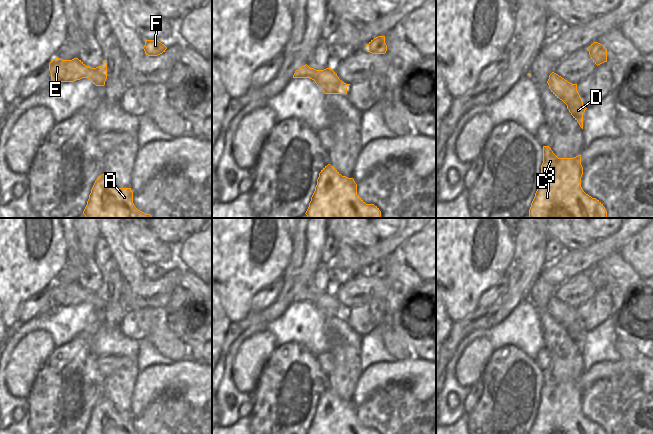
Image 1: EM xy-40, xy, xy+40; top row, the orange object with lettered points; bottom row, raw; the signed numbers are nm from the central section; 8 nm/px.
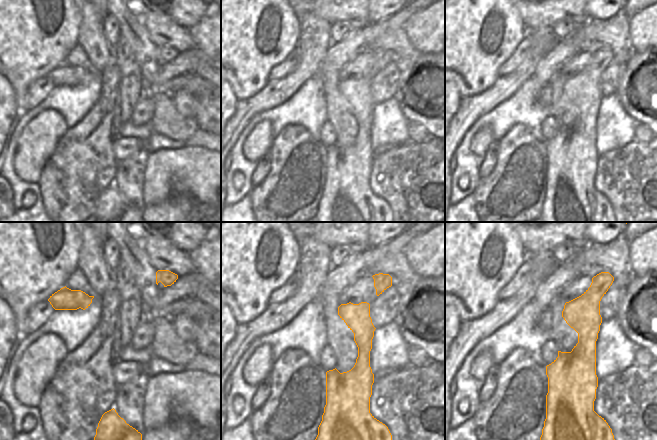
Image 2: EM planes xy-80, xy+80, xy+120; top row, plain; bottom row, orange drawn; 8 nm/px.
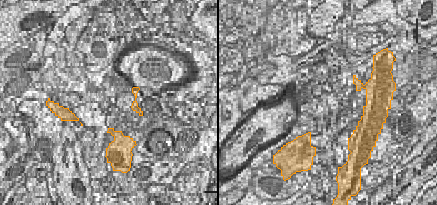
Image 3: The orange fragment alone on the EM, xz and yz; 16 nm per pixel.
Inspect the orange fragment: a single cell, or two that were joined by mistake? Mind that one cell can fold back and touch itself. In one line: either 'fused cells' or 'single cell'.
single cell

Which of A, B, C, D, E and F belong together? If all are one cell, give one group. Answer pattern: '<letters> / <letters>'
A B C D E F

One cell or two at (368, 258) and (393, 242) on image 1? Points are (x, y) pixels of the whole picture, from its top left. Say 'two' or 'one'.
one

